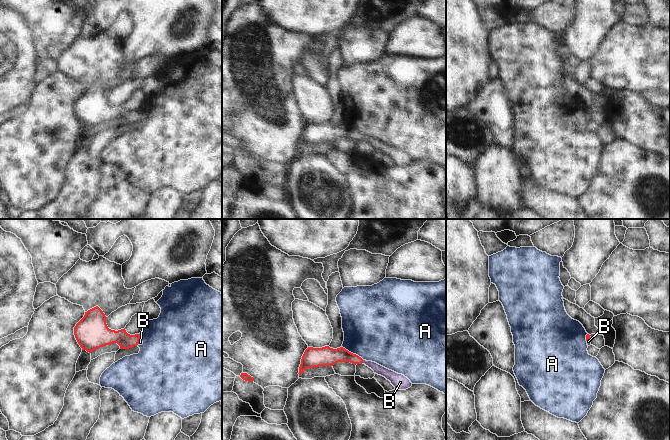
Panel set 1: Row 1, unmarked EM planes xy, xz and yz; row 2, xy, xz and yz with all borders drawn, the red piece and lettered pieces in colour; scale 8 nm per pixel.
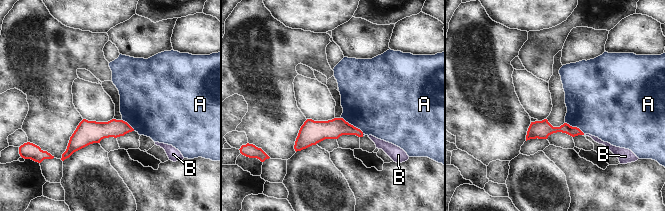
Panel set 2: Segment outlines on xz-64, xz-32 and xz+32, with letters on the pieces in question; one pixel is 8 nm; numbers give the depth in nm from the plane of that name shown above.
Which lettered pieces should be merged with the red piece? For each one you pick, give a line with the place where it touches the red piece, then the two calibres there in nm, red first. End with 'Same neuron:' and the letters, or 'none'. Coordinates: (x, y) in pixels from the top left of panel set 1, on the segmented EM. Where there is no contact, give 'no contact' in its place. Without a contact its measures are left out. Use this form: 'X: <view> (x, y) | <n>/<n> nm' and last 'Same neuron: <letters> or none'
B: xz (362, 361) | 130/80 nm
Same neuron: B

